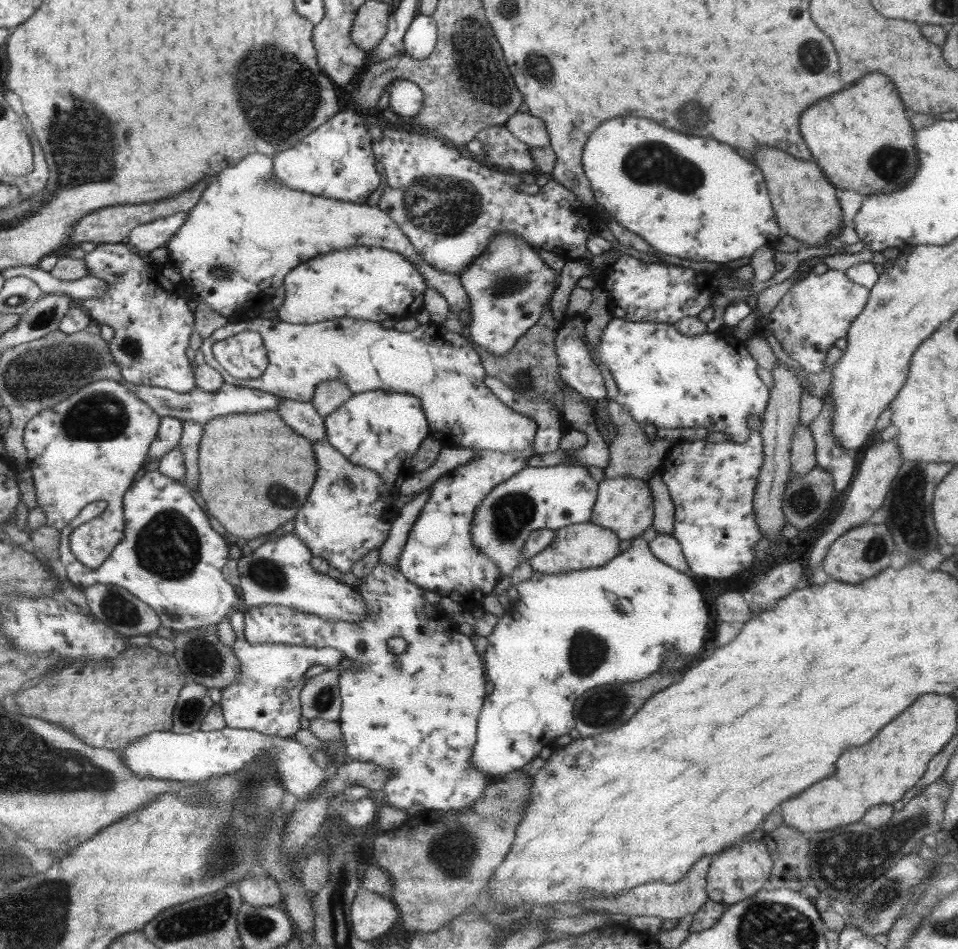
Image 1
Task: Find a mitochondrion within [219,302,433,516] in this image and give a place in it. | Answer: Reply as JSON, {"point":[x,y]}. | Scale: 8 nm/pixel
{"point":[283,497]}

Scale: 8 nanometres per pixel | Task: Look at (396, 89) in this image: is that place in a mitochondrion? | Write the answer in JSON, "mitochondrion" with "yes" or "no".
{"mitochondrion":"no"}

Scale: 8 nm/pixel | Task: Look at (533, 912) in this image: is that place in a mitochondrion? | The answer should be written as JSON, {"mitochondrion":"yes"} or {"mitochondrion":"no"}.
{"mitochondrion":"no"}

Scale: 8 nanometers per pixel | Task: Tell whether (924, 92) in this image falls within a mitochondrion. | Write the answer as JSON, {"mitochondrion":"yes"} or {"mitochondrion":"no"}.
{"mitochondrion":"no"}

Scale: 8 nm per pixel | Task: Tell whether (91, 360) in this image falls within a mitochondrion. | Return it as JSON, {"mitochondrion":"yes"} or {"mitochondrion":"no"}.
{"mitochondrion":"yes"}

